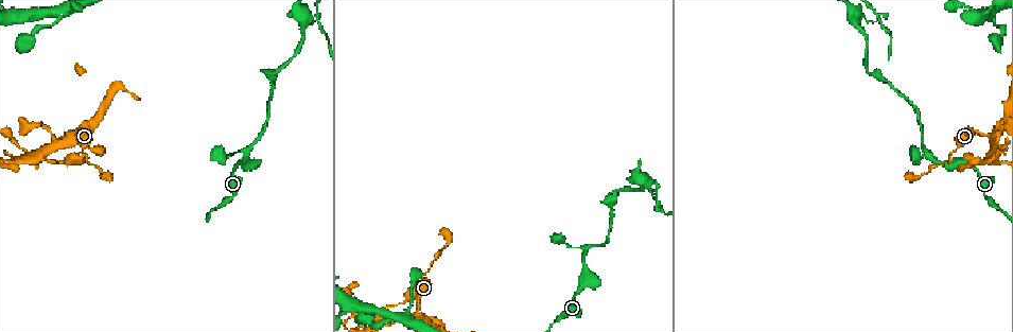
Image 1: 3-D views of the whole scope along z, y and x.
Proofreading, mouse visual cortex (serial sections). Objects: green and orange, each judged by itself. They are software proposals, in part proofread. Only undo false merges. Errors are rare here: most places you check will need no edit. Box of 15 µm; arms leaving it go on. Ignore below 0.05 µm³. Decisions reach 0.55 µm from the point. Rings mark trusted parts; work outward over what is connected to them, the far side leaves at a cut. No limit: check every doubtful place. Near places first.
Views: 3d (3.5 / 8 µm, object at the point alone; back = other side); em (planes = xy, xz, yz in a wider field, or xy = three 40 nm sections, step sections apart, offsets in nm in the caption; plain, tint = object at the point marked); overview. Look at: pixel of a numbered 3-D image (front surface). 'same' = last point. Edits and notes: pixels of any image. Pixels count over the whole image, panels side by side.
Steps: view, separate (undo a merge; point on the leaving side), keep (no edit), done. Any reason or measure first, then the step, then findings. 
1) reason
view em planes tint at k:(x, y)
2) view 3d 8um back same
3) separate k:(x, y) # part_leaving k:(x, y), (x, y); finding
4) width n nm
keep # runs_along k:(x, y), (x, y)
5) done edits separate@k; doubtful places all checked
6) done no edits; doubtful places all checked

four arms meet
view 3d 3.5um at 1:(991, 137)

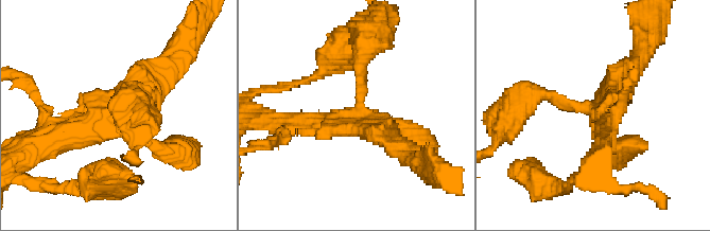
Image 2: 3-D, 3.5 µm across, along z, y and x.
view em planes tint at 2:(597, 114)

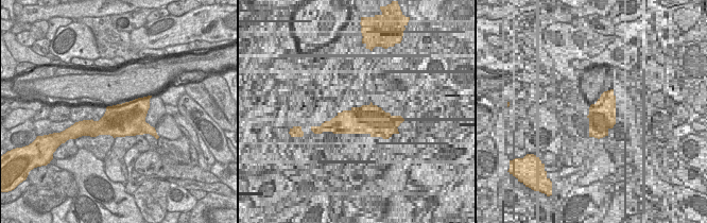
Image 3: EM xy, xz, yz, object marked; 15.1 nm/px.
view em xy step 2 tint same

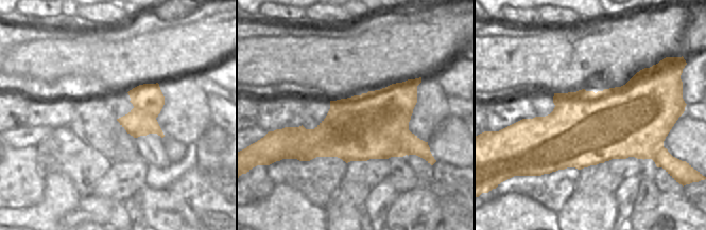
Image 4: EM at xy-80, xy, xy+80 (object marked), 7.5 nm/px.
arm_widths 150, 200, 300, 300 nm
keep # runs_along 2:(362, 51), (359, 116), (293, 122); continuous, no second cell

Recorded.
sharp bend
view 3d 8um at 1:(375, 315)

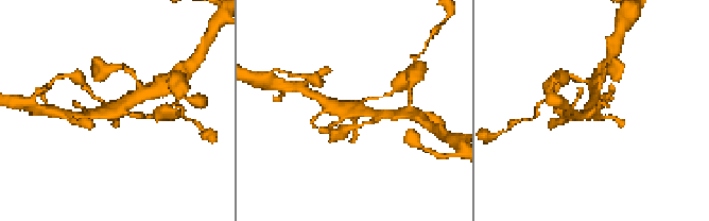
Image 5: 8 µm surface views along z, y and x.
closer look
view 3d 3.5um at 5:(595, 116)

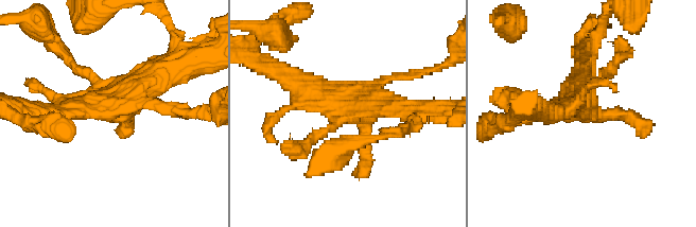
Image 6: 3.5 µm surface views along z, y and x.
view em planes tint at 6:(121, 106)

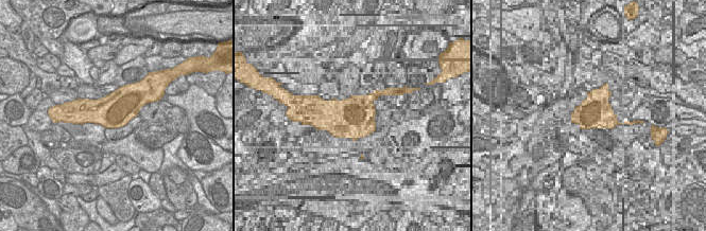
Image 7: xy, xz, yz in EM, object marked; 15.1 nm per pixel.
keep # runs_along 6:(180, 66), (122, 105), (53, 111); all the same cell

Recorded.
calibre changes
view 3d 3.5um back at 1:(83, 152)

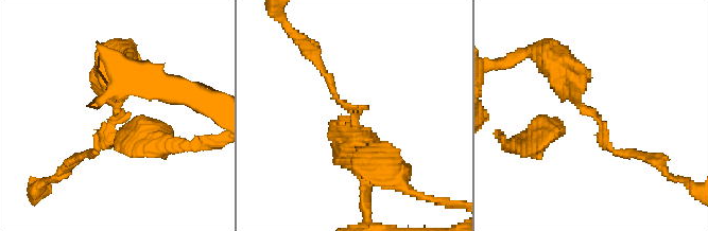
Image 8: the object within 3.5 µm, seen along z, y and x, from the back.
view em xy step 3 tint at 8:(597, 120)

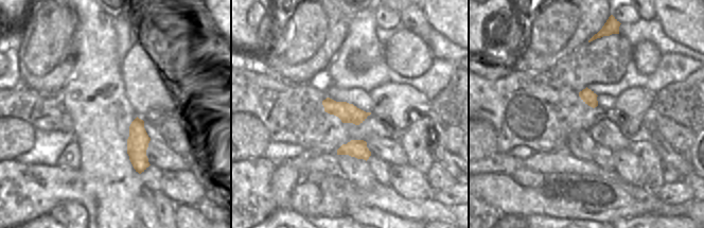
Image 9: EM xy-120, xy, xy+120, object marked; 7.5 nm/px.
keep # runs_along 8:(114, 67), (117, 112), (97, 152), (81, 155); all the same cell

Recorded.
side arm on a straight run
view 3d 3.5um at 1:(856, 23)

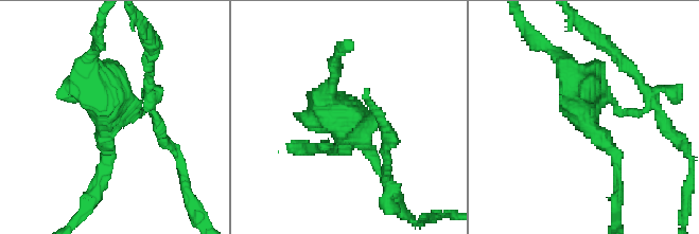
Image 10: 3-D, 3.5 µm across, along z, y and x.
view em planes plain at 10:(579, 111)

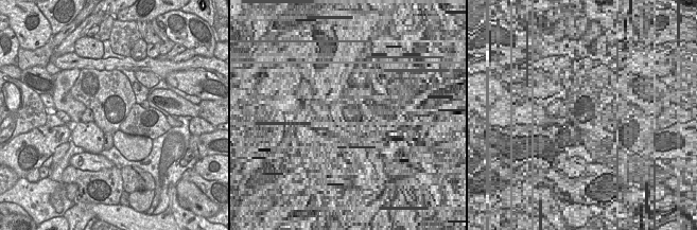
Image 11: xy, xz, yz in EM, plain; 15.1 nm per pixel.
view em planes tint same

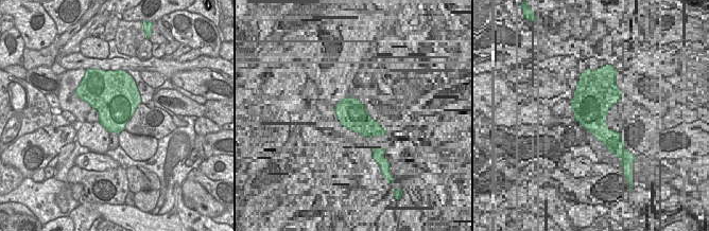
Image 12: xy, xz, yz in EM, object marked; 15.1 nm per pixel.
arm_widths 150, 200, 350 nm
keep # runs_along 10:(617, 168), (555, 52); all the same cell

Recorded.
sharp bend
view 3d 8um at 1:(876, 18)

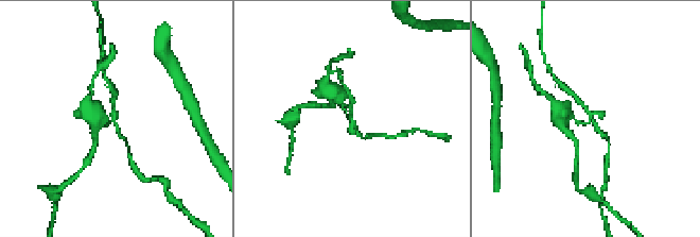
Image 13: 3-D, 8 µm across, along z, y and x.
zoom in
view 3d 3.5um at 13:(113, 117)

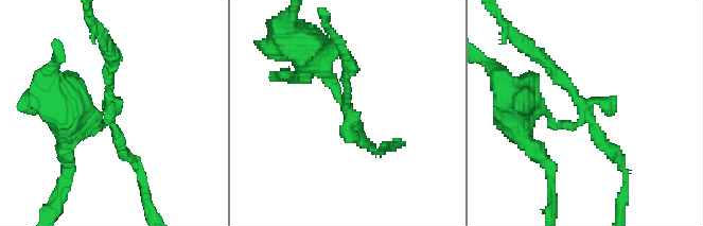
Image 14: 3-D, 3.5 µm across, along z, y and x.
arms 3; arm_widths 150, 200, 200 nm; shape alone is not enough
view em xy step 2 tint at 14:(348, 109)

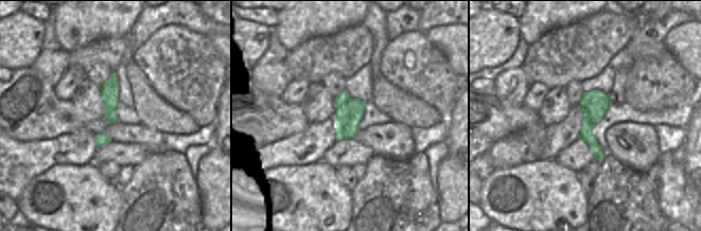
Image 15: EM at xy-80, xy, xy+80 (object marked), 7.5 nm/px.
width 200 nm
separate 14:(609, 148) # part_leaving 14:(586, 116), (625, 169), (621, 201); two cells meet here

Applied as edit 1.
done edits separate@14; doubtful places all checked

